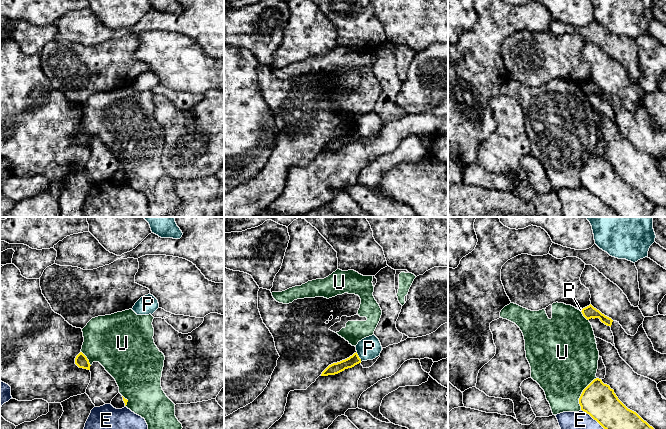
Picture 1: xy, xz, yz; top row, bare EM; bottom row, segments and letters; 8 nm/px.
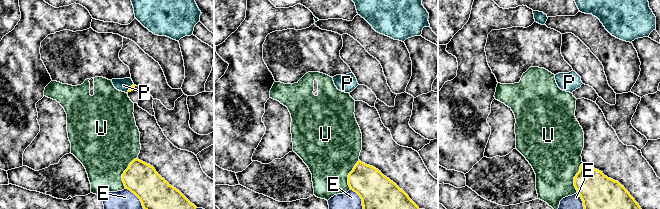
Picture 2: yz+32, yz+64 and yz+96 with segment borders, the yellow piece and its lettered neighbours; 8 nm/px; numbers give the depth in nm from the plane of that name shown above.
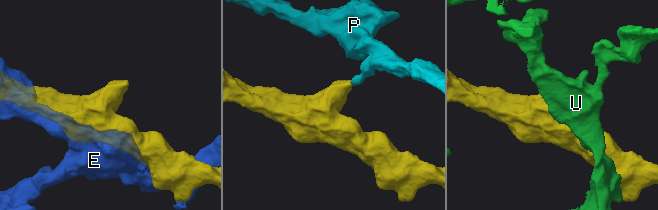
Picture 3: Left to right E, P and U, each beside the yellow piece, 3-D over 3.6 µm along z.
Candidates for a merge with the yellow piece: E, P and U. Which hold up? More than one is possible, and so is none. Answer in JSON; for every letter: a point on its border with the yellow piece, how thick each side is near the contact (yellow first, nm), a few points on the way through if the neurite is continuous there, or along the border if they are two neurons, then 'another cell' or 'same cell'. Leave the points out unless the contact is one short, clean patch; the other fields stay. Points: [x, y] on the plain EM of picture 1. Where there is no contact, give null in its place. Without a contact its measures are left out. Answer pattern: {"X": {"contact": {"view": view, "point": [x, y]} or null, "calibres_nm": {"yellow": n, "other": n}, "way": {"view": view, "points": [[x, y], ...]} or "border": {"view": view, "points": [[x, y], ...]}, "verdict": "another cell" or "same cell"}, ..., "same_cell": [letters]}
{"E": {"contact": {"view": "yz", "point": [600, 200]}, "calibres_nm": {"yellow": 280, "other": 360}, "verdict": "another cell"}, "P": {"contact": {"view": "xz", "point": [358, 133]}, "calibres_nm": {"yellow": 90, "other": 180}, "border": {"view": "xz", "points": [[356, 128], [361, 137]]}, "verdict": "another cell"}, "U": {"contact": {"view": "yz", "point": [582, 169]}, "calibres_nm": {"yellow": 280, "other": 460}, "verdict": "another cell"}, "same_cell": []}

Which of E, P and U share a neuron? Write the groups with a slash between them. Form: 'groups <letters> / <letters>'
groups E / P / U

